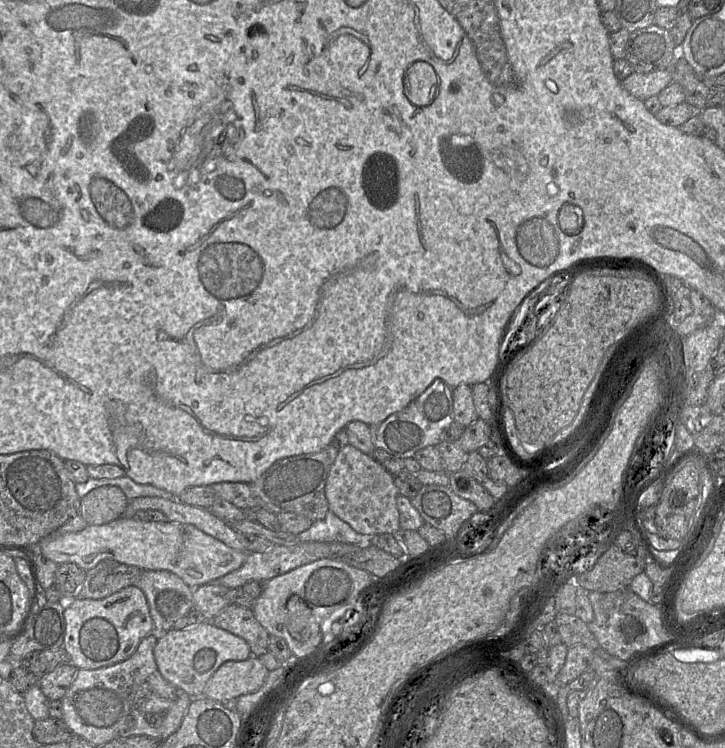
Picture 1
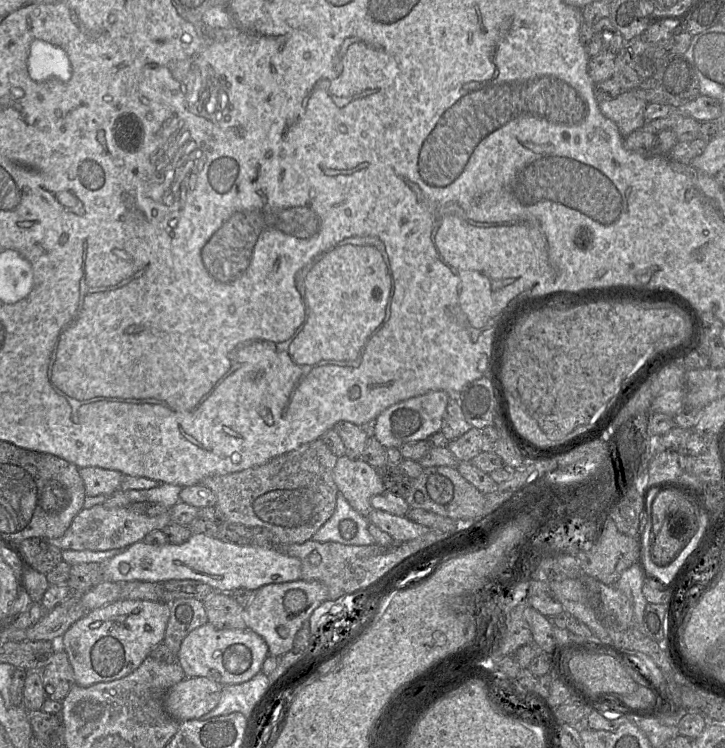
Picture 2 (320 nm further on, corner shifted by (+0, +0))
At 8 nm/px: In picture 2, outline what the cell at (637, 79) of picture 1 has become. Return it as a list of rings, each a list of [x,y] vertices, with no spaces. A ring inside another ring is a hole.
[[[623,91],[610,101],[598,103],[601,113],[613,121],[623,138],[645,124],[644,111],[647,102],[635,91]]]

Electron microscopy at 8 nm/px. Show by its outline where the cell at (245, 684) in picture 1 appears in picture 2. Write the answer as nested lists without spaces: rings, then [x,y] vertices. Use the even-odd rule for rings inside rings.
[[[186,677],[164,699],[167,713],[178,721],[200,719],[220,702],[223,685],[206,677]]]

